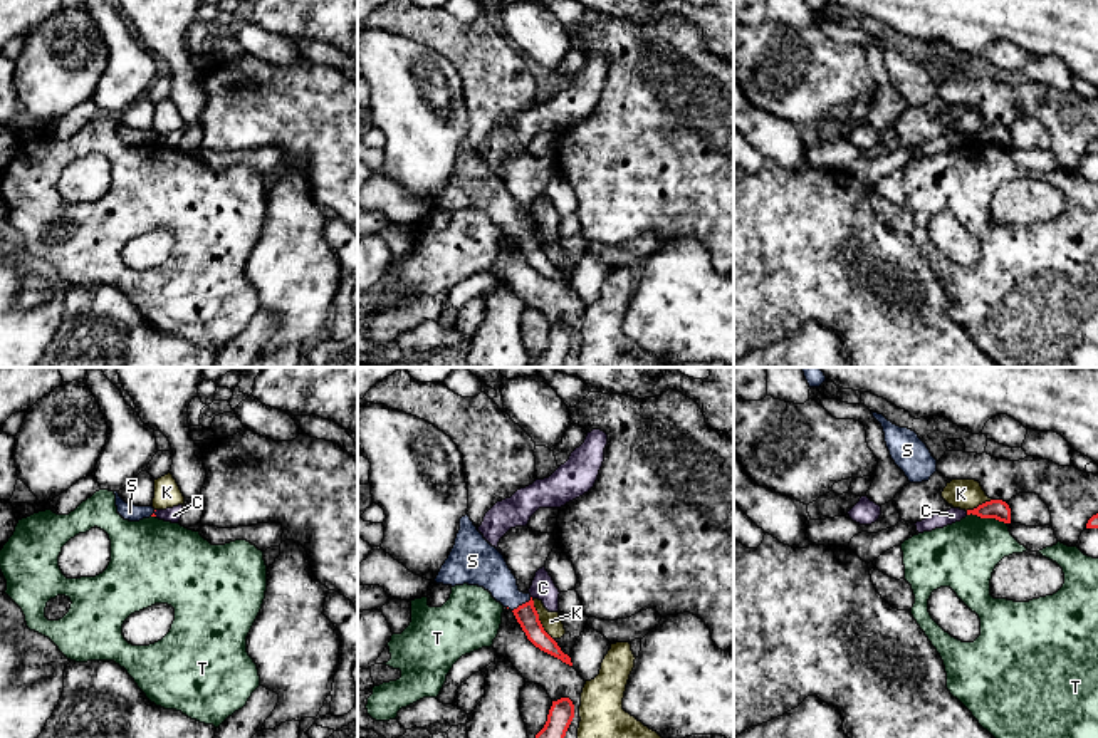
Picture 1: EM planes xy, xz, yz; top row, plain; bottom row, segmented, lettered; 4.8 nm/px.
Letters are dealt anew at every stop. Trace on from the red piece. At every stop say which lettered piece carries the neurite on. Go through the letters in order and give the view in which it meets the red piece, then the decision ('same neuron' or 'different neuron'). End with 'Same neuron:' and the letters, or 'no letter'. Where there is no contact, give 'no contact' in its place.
C: xy | different neuron
K: xz | different neuron
S: xz | same neuron
T: yz | different neuron
Same neuron: S

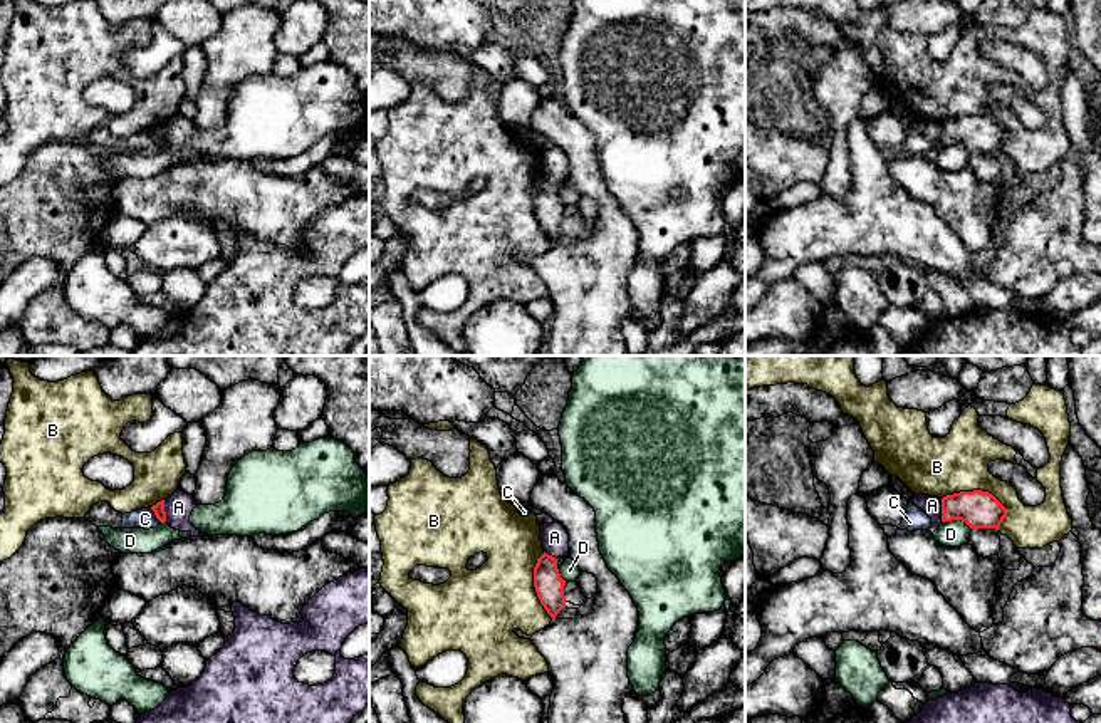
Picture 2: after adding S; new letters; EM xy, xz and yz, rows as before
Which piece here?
A: xy | different neuron
B: yz | different neuron
C: xy | different neuron
D: yz | different neuron
Same neuron: no letter

